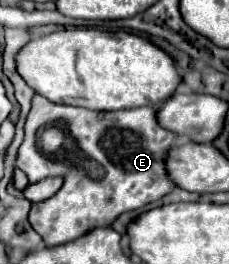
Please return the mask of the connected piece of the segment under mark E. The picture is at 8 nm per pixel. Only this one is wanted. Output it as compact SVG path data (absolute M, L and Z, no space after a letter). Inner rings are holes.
M34 96L32 110L24 124L24 142L18 148L16 164L28 176L30 184L48 176L62 176L66 180L58 194L54 194L50 200L32 204L28 216L32 228L42 236L46 246L60 246L80 238L92 228L110 226L116 216L126 210L136 210L144 204L160 200L174 188L174 182L164 170L164 156L170 146L174 146L174 134L156 122L154 106L124 112L92 112L86 108L54 104L44 96ZM50 122L66 124L80 150L104 166L104 180L94 182L86 176L66 176L64 164L52 162L36 150L36 130Z

